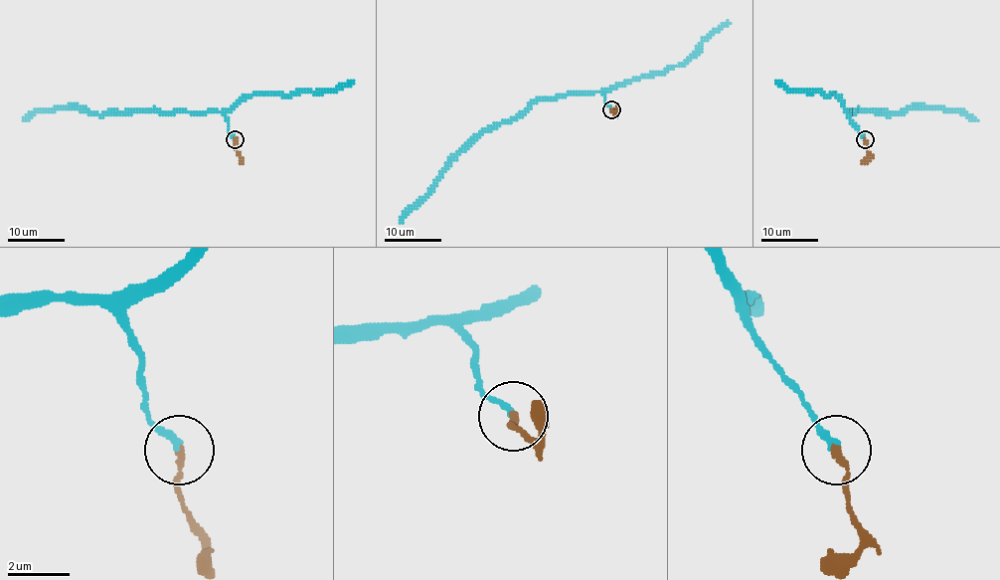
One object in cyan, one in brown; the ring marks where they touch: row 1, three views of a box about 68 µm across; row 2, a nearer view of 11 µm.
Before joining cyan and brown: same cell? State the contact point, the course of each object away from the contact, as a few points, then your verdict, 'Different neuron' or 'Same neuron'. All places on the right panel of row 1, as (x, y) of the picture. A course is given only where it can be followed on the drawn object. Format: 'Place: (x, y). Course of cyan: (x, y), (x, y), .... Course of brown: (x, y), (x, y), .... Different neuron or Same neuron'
Place: (865, 139). Course of cyan: (865, 139), (848, 112), (874, 109), (904, 114), (914, 106), (938, 106), (960, 108), (977, 119). Course of brown: (865, 139), (869, 157), (862, 162). Same neuron

